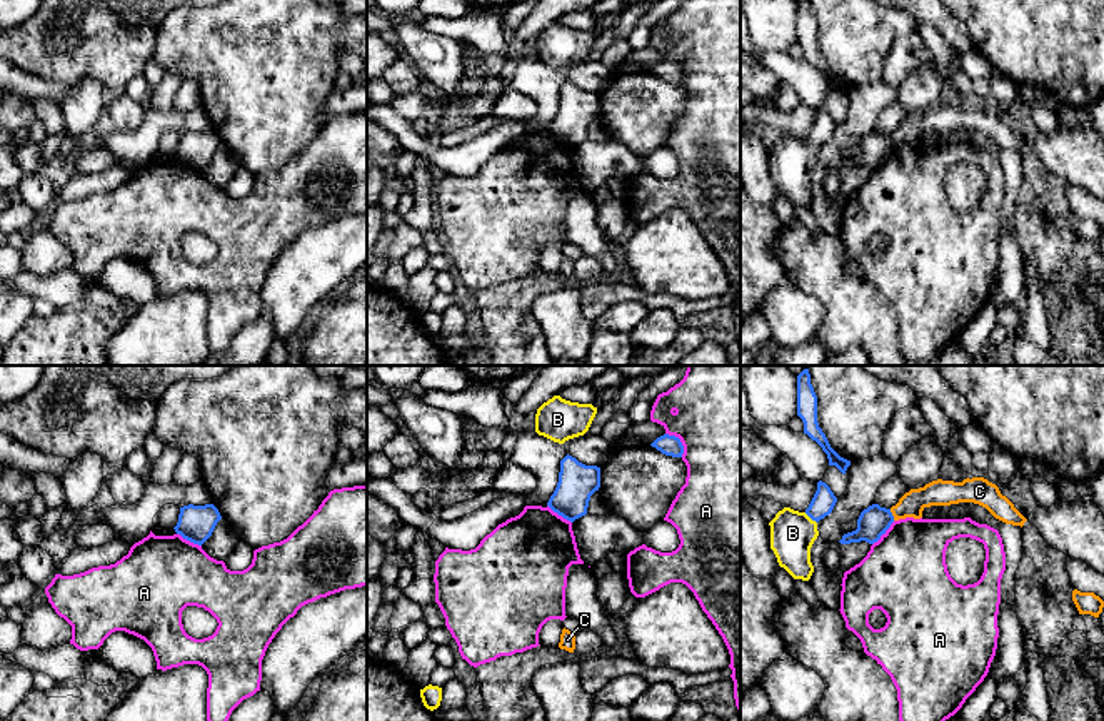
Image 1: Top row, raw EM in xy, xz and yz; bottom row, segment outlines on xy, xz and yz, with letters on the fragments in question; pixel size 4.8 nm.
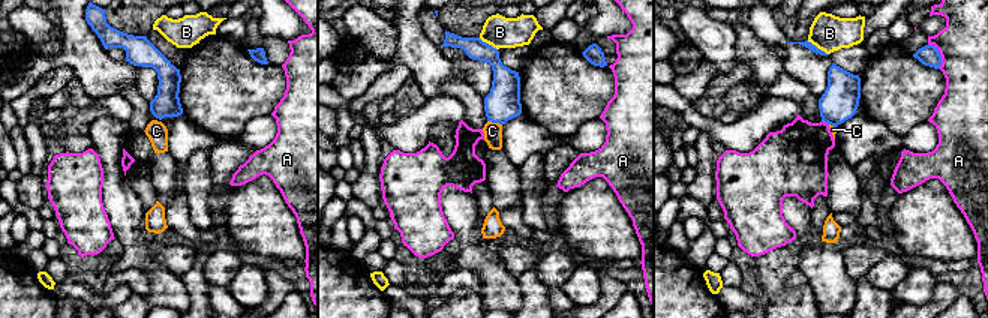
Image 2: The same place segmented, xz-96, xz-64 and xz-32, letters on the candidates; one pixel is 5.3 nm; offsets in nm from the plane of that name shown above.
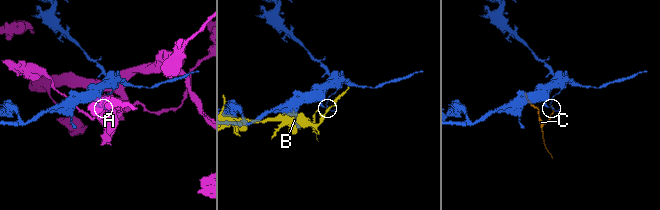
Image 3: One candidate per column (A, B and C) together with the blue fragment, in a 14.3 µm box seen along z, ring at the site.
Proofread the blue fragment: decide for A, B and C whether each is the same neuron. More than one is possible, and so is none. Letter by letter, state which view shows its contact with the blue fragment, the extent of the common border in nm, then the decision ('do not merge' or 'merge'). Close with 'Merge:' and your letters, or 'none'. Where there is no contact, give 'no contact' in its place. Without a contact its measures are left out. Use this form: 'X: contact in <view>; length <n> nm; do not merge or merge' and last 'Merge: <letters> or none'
A: contact in xz; length 150 nm; do not merge
B: contact in yz; length 80 nm; do not merge
C: contact in yz; length 60 nm; do not merge
Merge: none

